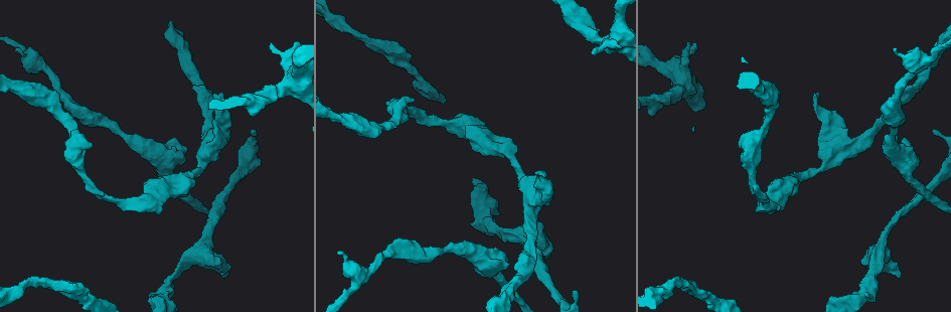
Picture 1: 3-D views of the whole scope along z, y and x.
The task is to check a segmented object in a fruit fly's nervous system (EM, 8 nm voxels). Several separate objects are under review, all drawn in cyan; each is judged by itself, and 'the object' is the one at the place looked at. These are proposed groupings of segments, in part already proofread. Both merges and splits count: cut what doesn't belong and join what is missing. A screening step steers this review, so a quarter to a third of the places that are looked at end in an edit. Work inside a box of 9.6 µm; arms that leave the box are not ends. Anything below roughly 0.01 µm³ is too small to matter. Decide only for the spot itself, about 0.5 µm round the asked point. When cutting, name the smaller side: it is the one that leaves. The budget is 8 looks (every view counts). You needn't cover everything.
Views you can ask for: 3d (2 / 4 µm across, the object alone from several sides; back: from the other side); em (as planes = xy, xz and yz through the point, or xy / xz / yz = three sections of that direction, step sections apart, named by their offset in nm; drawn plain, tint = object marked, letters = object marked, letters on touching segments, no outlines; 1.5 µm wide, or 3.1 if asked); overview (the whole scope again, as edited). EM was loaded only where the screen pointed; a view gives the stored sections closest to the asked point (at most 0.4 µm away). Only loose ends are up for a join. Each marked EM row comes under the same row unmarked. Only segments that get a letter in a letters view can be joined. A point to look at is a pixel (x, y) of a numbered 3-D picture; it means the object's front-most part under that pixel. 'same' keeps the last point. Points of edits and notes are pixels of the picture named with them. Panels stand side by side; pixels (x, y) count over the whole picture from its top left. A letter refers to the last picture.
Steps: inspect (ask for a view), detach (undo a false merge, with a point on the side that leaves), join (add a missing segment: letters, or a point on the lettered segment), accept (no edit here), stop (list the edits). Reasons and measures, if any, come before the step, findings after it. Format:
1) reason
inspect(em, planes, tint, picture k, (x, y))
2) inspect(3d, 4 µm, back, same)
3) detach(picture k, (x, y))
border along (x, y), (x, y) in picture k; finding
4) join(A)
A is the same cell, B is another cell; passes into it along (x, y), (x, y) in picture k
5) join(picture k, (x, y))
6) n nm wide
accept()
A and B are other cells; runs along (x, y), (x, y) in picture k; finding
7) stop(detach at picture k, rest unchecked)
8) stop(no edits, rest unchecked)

free end
inspect(em, yz, step 4, letters, picture 1, (816, 93))

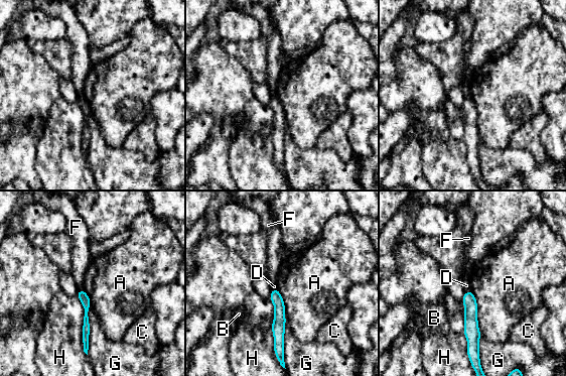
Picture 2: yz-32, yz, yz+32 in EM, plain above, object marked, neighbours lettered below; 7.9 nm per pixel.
accept()
A, B, C, D, F, G and H are other cells; runs along (274, 291), (279, 305), (281, 346) in picture 2; no lettered segment goes on from it

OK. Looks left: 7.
stops while still wide
inspect(em, planes, letters, picture 1, (545, 256))

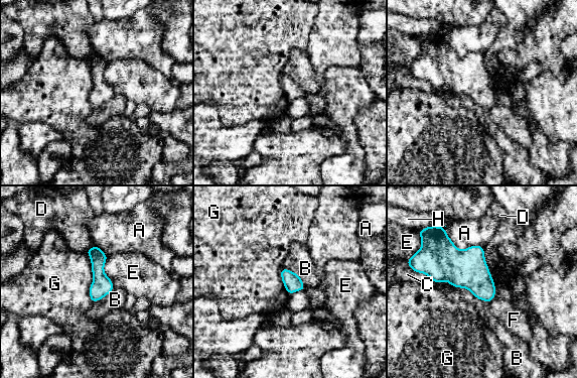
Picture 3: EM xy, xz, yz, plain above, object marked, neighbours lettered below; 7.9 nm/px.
accept()
A, B, C, D, E, F, G and H are other cells; border along (85, 251), (92, 301) in picture 3; none of them fits

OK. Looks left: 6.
an open end
inspect(em, planes, letters, picture 1, (695, 42))

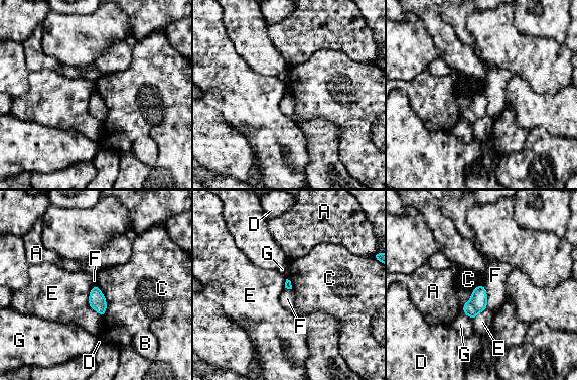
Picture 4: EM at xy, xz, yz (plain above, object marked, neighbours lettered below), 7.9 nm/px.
C touches over 280 nm
accept()
A, B, C, D, E, F and G are other cells; none of them fits

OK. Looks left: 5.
stop(no edits, rest unchecked)

